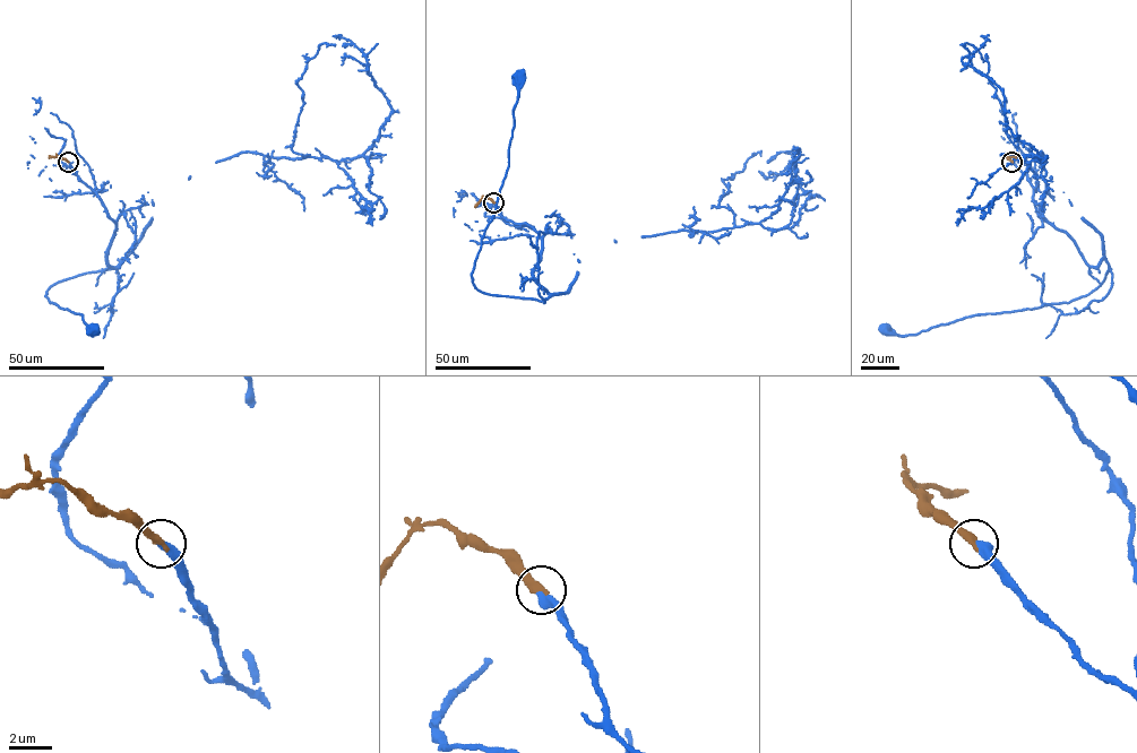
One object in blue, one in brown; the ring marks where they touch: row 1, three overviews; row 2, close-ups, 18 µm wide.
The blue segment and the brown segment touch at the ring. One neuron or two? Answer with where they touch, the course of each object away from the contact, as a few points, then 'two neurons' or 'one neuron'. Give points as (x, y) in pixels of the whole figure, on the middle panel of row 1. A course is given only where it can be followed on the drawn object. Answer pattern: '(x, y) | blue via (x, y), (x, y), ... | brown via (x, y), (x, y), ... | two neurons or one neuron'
(493, 202) | blue via (494, 202), (507, 219), (539, 234), (533, 276), (547, 297), (482, 293), (471, 276), (508, 165), (519, 74) | brown via (494, 202), (483, 197), (475, 207) | one neuron

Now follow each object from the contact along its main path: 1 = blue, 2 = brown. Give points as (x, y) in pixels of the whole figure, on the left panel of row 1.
1: (68, 162), (115, 224), (108, 262), (123, 259), (57, 282), (45, 296), (83, 316), (92, 336), (93, 329)
2: (68, 162), (49, 156)

